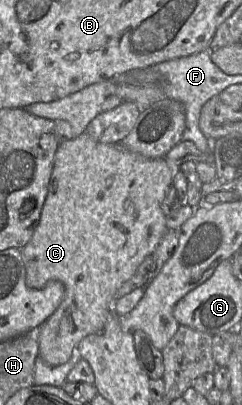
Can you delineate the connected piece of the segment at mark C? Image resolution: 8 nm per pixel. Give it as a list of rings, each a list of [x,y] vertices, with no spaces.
[[[85,131],[71,140],[59,144],[55,154],[48,194],[42,208],[39,223],[30,241],[21,249],[22,260],[26,269],[26,285],[29,288],[42,289],[51,280],[61,281],[65,287],[65,294],[61,304],[35,332],[39,343],[38,355],[46,364],[53,367],[65,364],[73,356],[77,356],[77,346],[84,337],[99,333],[104,329],[107,319],[112,312],[117,290],[124,282],[136,274],[139,265],[147,256],[153,254],[163,236],[168,231],[166,216],[161,209],[161,204],[172,186],[175,170],[164,157],[147,158],[127,150],[121,143],[101,143],[93,139]]]

